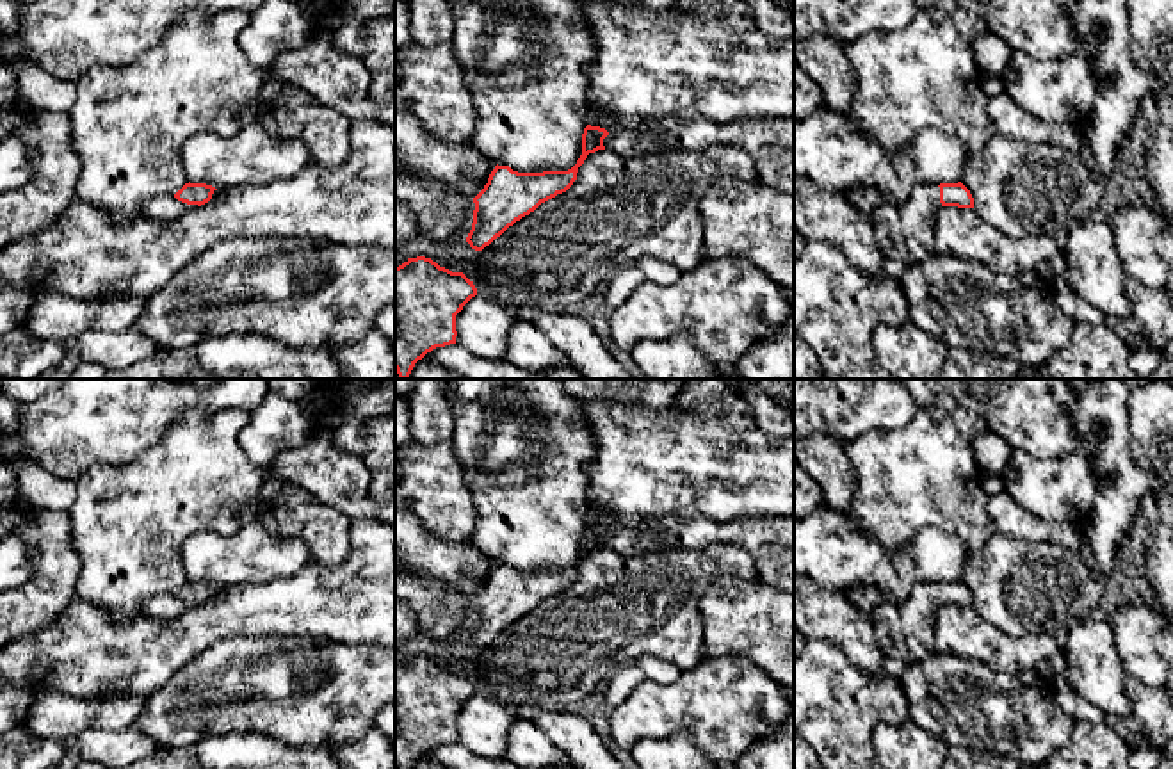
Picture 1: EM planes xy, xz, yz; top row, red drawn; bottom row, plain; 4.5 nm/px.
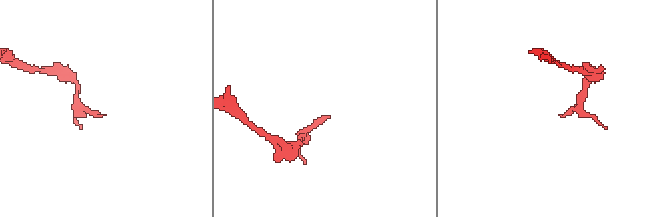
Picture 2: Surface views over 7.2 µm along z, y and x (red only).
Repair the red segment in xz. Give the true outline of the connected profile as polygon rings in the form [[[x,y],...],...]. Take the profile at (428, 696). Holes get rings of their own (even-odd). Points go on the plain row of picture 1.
[[[431,657],[395,666],[395,767],[413,769],[433,748],[456,742],[456,714],[475,694],[473,680]]]

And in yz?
[[[958,580],[917,584],[899,603],[879,602],[870,618],[885,657],[913,664],[931,655],[936,612],[942,605],[974,607],[974,596]]]

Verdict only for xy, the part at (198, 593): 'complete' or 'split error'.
split error

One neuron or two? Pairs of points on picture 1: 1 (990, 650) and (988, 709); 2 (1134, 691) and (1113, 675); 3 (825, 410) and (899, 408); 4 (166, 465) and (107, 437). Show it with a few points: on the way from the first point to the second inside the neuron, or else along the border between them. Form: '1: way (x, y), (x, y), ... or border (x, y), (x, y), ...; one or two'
1: border (951, 654), (1004, 670), (1027, 686); two
2: border (1127, 677), (1131, 712), (1125, 718); two
3: way (842, 406), (881, 406); one
4: border (171, 426), (129, 461), (120, 465), (98, 463); two

